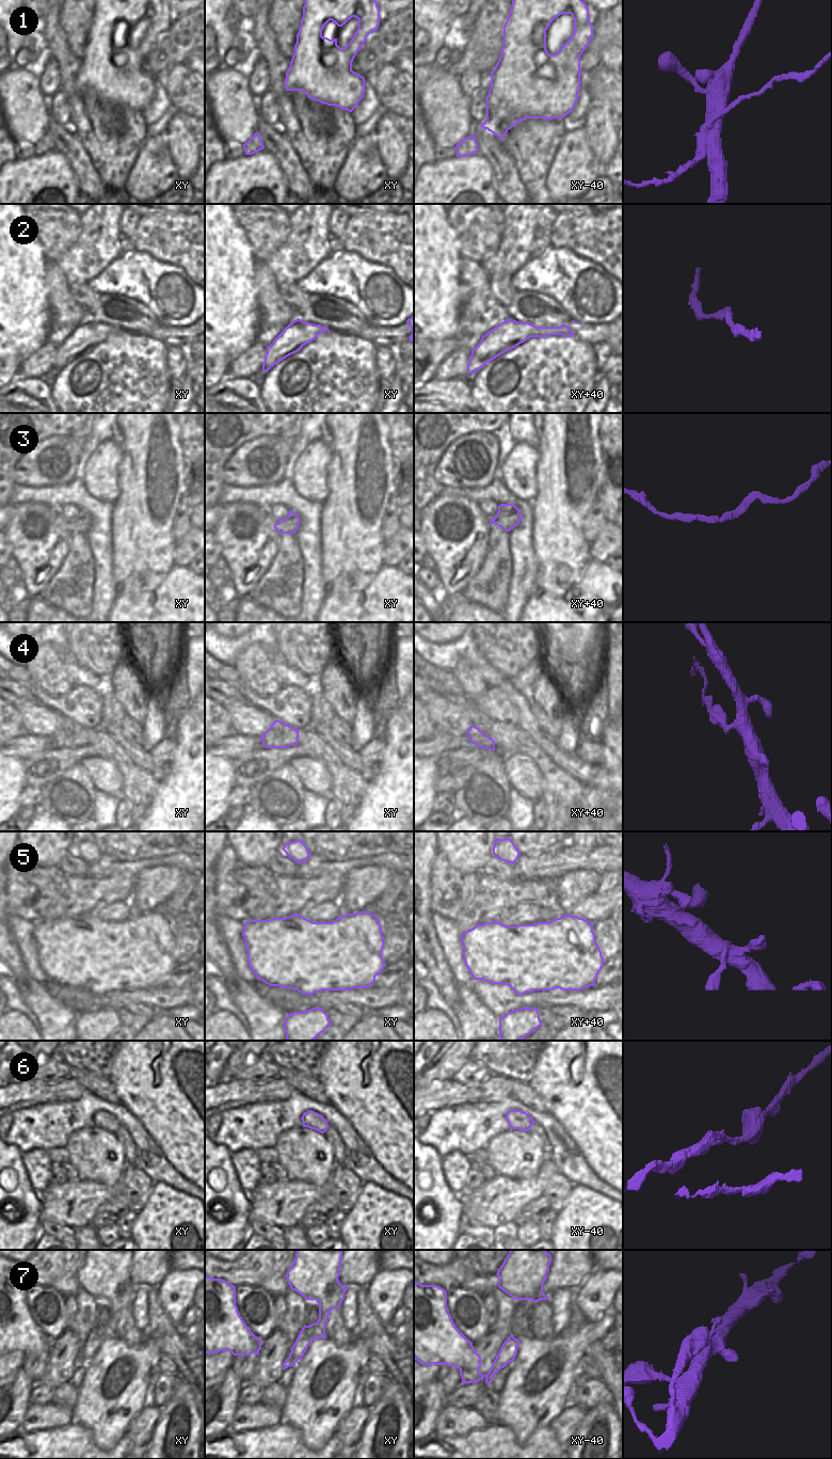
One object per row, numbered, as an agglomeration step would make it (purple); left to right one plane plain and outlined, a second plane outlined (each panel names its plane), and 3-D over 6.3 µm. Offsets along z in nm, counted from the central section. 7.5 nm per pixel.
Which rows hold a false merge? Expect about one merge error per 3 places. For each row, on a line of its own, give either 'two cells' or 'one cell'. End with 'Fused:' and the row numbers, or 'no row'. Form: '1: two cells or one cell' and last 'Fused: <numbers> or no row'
1: two cells
2: one cell
3: one cell
4: two cells
5: one cell
6: one cell
7: one cell
Fused: 1, 4

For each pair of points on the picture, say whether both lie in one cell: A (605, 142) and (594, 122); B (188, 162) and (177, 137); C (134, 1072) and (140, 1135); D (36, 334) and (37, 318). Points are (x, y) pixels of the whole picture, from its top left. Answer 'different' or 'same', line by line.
A: same
B: same
C: different
D: same

